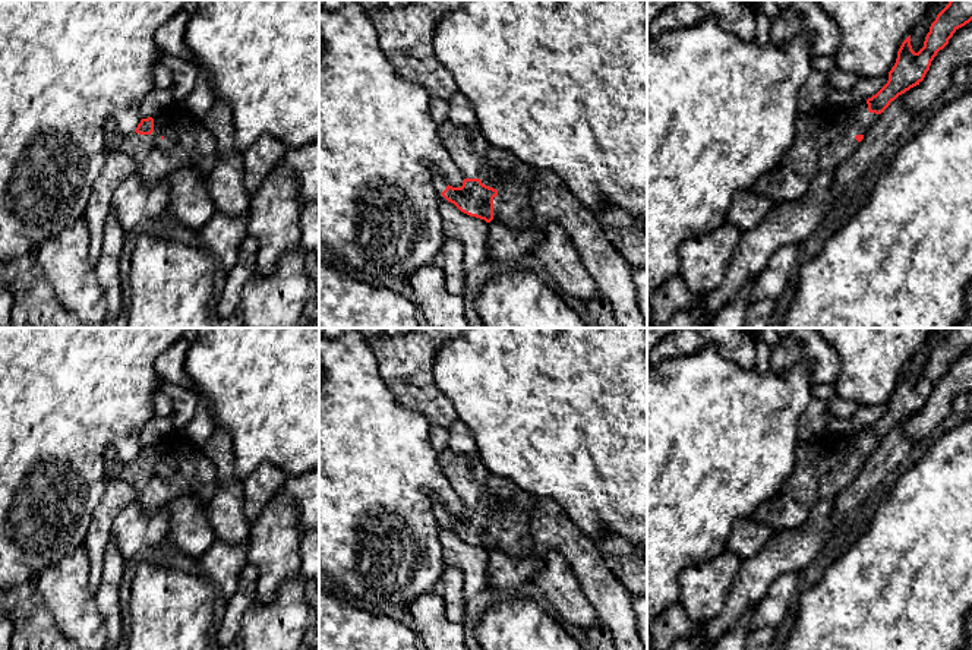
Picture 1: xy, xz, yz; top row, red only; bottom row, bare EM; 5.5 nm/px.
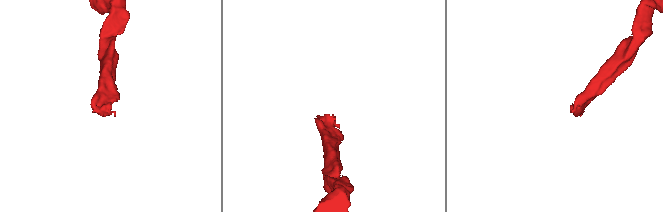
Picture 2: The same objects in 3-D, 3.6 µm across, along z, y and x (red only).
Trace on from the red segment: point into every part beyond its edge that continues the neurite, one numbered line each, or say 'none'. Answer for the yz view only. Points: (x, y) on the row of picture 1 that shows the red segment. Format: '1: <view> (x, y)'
1: yz (824, 139)

